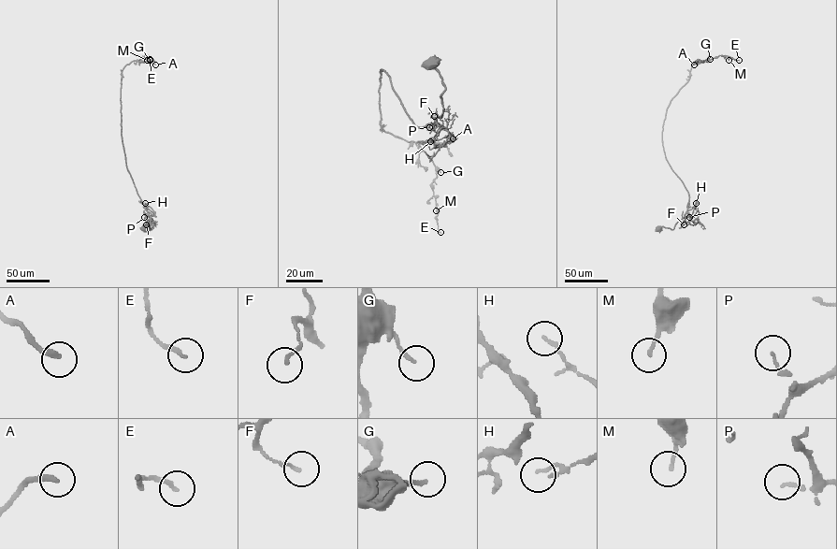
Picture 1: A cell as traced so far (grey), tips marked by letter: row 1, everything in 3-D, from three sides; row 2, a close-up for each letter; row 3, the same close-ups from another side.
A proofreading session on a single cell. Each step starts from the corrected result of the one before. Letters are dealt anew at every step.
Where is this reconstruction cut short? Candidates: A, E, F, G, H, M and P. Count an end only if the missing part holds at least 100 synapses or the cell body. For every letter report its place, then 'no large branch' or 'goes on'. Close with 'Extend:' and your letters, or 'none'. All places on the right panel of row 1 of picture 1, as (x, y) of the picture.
A: (694, 65) | no large branch
E: (739, 60) | no large branch
F: (684, 224) | no large branch
G: (710, 59) | no large branch
H: (696, 203) | no large branch
M: (728, 60) | no large branch
P: (689, 217) | no large branch
Extend: none

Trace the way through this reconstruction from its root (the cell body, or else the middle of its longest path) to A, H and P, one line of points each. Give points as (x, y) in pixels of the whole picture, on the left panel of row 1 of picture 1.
A: (144, 228), (151, 229), (151, 217), (126, 167), (122, 135), (122, 71), (134, 61), (151, 60), (155, 65)
H: (144, 228), (148, 226), (151, 229), (148, 211), (154, 214), (145, 203)
P: (144, 228), (148, 226), (151, 229), (151, 217), (144, 217)

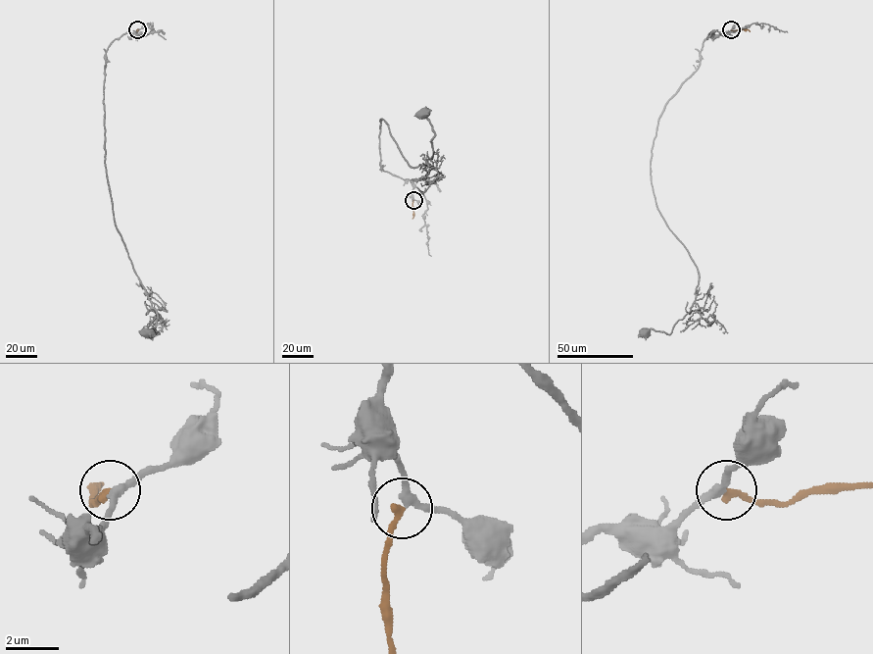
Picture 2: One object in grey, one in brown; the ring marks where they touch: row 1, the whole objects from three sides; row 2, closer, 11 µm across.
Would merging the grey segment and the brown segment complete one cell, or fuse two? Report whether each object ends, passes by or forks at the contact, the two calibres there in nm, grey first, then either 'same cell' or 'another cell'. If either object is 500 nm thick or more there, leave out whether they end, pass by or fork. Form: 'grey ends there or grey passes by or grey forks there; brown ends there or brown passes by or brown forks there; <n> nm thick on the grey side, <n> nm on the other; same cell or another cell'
grey passes by; brown ends there; 280 nm thick on the grey side, 280 nm on the other; same cell

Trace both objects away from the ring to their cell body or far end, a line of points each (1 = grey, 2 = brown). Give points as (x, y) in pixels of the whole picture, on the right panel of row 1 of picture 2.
1: (731, 29), (710, 32), (699, 68), (658, 120), (653, 189), (699, 282), (690, 311), (669, 334), (644, 332)
2: (731, 29), (750, 31)

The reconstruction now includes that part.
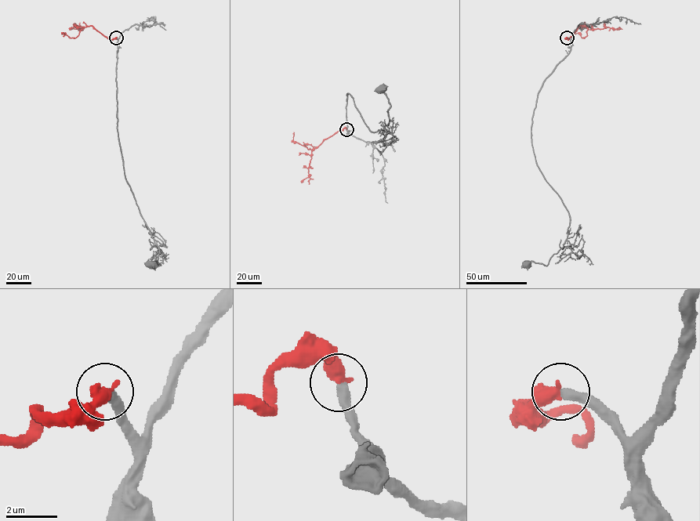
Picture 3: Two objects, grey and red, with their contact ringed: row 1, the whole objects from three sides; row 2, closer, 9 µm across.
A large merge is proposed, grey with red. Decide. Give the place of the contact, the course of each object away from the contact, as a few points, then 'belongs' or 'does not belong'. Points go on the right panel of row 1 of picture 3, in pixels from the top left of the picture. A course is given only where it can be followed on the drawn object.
place (567, 37); course grey (567, 37), (570, 52), (538, 94), (531, 139), (538, 167), (569, 215), (567, 238), (547, 264), (526, 264); course red (567, 37), (567, 39), (579, 26), (589, 30), (620, 28); belongs

